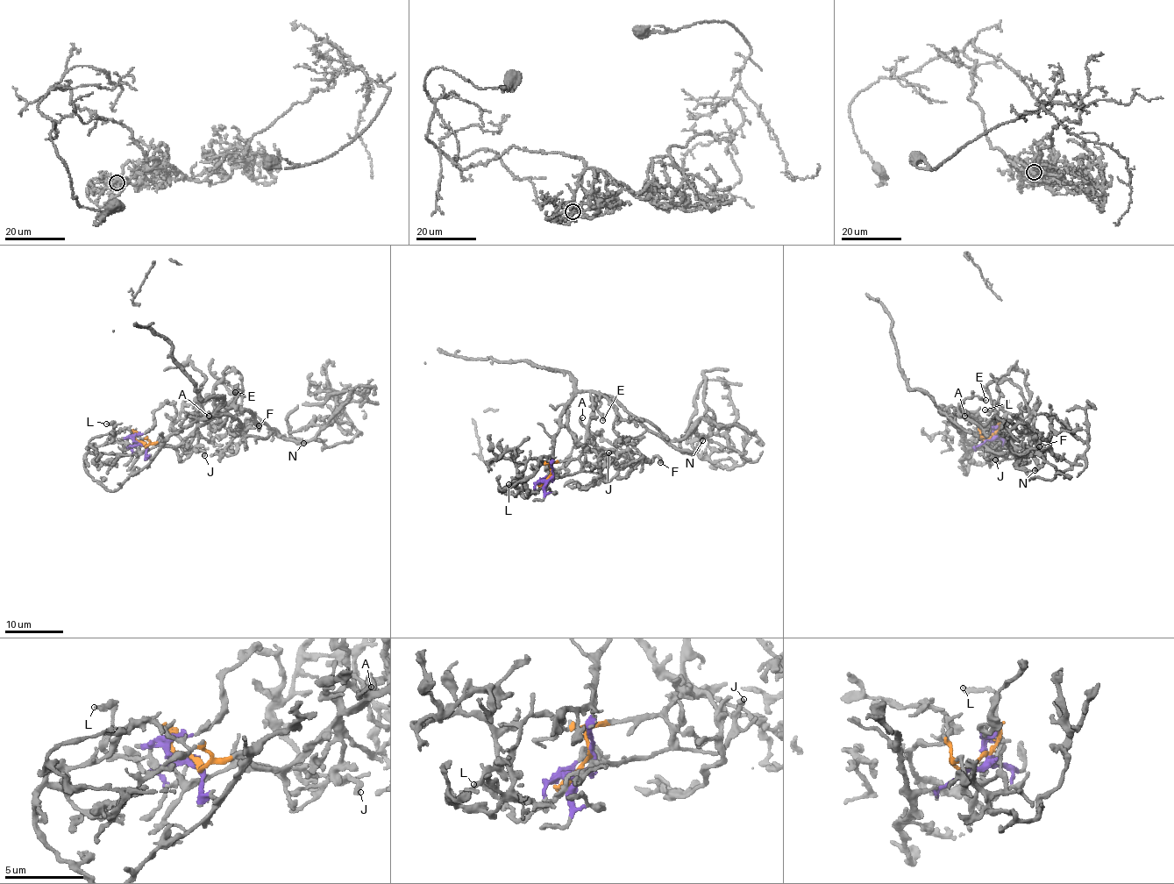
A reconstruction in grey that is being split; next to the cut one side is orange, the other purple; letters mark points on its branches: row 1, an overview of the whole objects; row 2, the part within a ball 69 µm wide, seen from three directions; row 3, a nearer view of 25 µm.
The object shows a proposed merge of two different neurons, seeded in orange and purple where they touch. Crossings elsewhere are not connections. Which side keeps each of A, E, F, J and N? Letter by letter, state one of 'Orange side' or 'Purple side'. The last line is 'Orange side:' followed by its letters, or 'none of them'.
A: Orange side
E: Orange side
F: Orange side
J: Orange side
N: Orange side
Orange side: A, E, F, J, N

